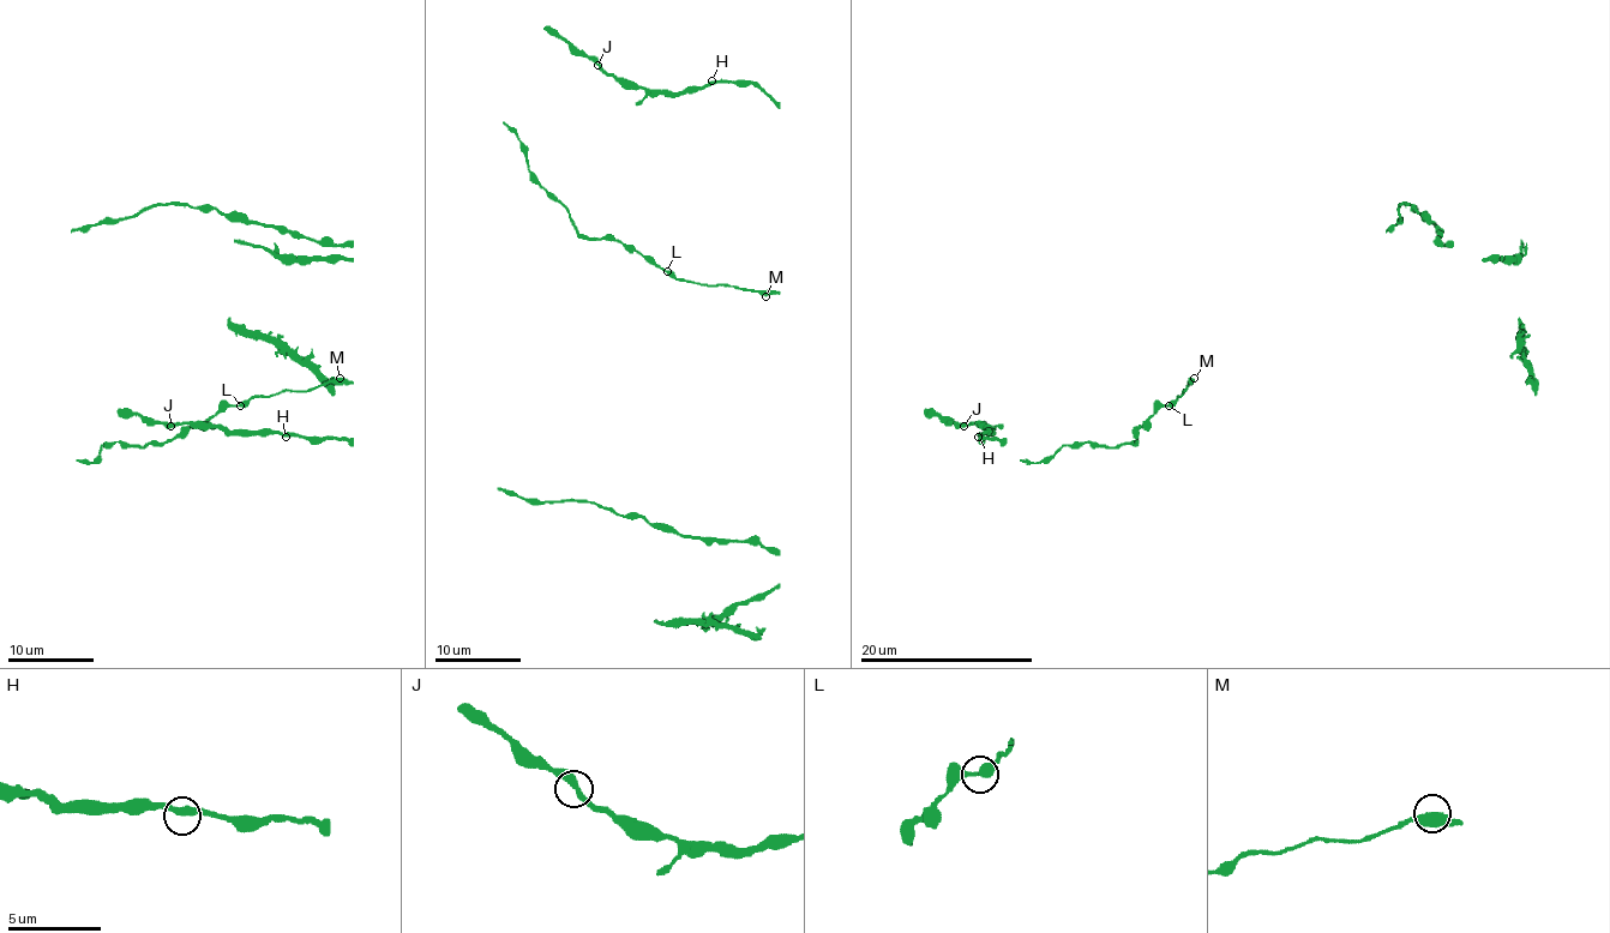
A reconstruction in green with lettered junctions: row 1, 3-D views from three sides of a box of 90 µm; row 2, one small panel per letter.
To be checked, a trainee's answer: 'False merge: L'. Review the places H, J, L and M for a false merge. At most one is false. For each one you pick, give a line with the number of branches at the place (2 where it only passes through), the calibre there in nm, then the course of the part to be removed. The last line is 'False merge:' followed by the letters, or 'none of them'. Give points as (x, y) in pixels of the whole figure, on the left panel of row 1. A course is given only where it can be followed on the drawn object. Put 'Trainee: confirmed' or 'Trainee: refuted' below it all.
False merge: none of them
Trainee: refuted

